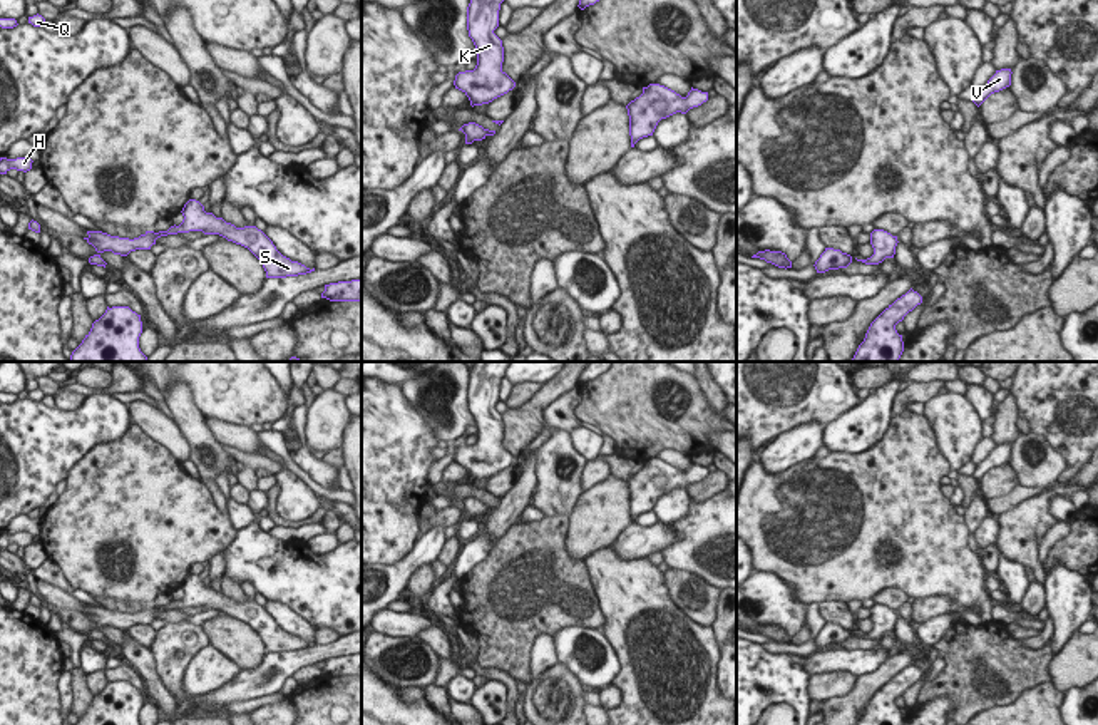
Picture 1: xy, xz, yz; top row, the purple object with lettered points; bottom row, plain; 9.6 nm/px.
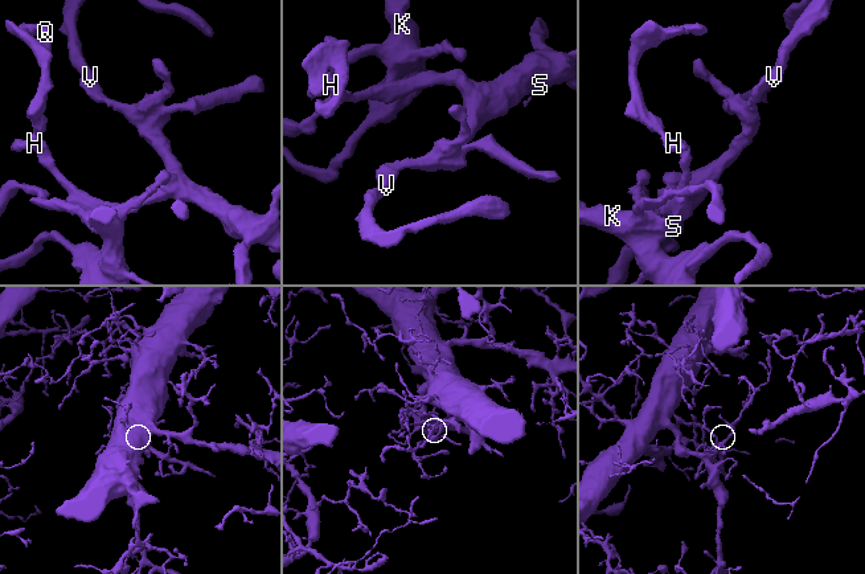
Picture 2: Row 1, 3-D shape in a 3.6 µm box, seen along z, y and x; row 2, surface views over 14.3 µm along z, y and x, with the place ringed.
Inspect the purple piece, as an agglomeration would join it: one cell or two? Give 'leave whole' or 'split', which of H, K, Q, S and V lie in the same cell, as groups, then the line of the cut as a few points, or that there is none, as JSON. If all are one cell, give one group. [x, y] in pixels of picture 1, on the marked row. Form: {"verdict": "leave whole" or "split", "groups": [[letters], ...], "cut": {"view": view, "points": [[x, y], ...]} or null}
{"verdict": "leave whole", "groups": [["H", "K", "Q", "S", "V"]], "cut": null}

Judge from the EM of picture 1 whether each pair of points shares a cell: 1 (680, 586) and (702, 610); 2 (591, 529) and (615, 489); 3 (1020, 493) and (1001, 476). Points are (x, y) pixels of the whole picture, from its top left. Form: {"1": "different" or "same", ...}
{"1": "same", "2": "same", "3": "different"}

